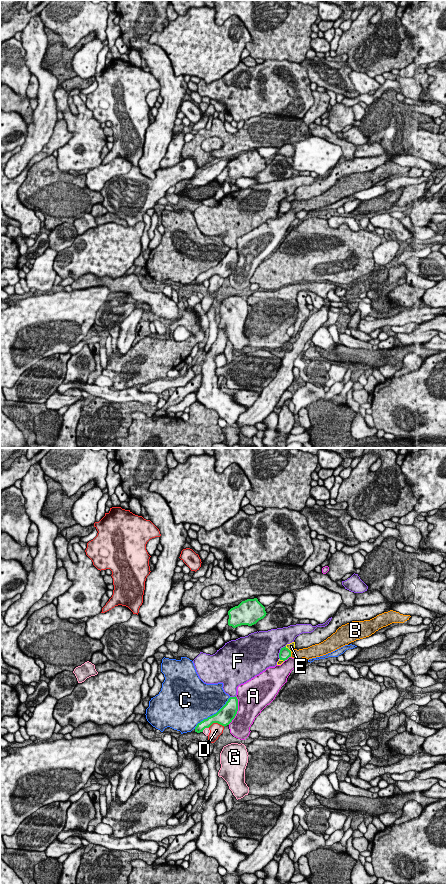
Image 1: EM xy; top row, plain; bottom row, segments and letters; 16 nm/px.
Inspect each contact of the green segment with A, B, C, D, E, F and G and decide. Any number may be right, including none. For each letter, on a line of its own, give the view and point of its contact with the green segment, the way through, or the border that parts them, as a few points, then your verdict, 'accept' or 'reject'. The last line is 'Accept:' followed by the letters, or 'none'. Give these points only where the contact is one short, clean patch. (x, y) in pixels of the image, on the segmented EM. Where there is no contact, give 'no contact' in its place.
A: contact xy (237, 710); reject
B: contact xy (290, 654); border xy (290, 652), (291, 656); reject
C: contact xy (212, 715); reject
D: contact xy (216, 722); reject
E: contact xy (287, 648); border xy (285, 646), (291, 651); reject
F: contact xy (280, 652); reject
G: contact xy (205, 727); reject
Accept: none

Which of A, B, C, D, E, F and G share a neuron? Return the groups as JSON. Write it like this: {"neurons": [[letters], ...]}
{"neurons": [["A"], ["B", "E"], ["C"], ["D"], ["F"], ["G"]]}

